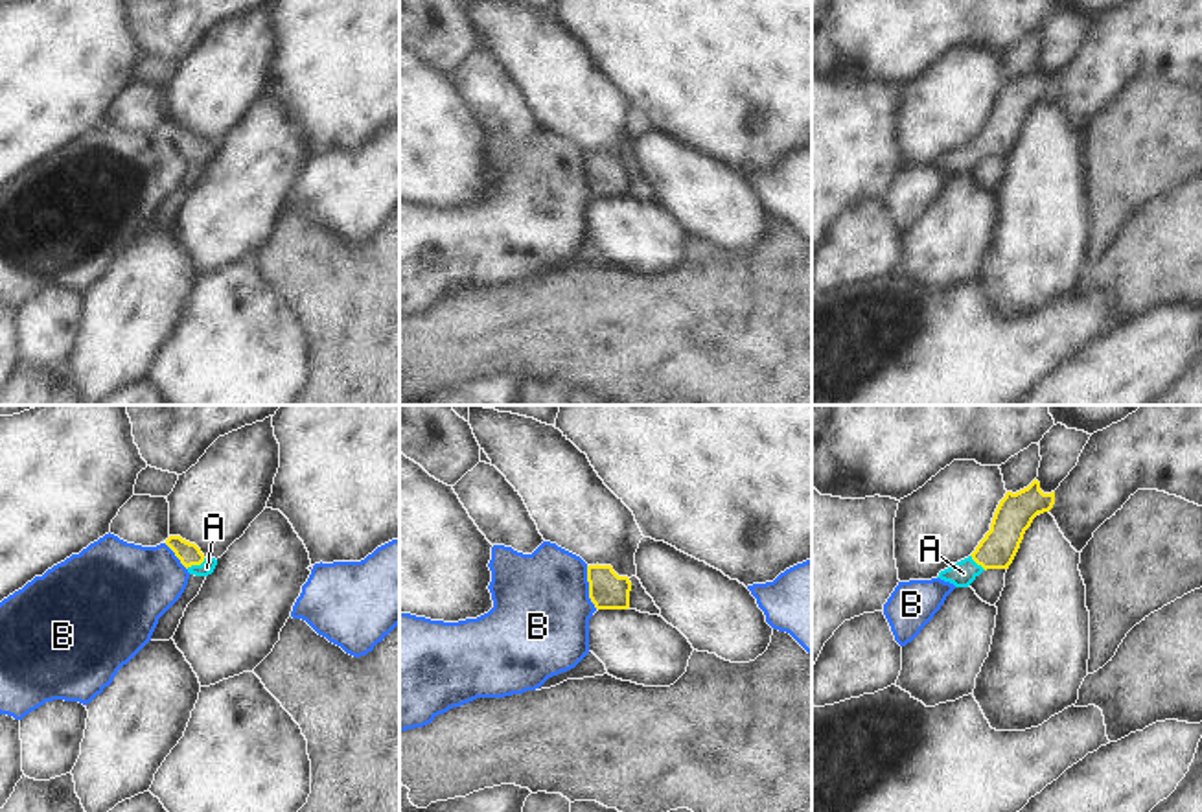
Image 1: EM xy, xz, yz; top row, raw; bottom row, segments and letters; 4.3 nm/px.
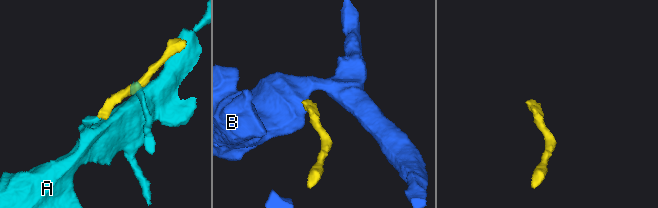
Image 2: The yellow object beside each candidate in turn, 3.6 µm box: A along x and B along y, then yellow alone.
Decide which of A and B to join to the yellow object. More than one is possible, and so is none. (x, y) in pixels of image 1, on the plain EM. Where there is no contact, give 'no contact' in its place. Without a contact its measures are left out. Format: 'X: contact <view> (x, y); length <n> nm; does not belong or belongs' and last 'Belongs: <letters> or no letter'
A: contact xy (196, 151); length 100 nm; belongs
B: contact xz (589, 175); length 200 nm; does not belong
Belongs: A

